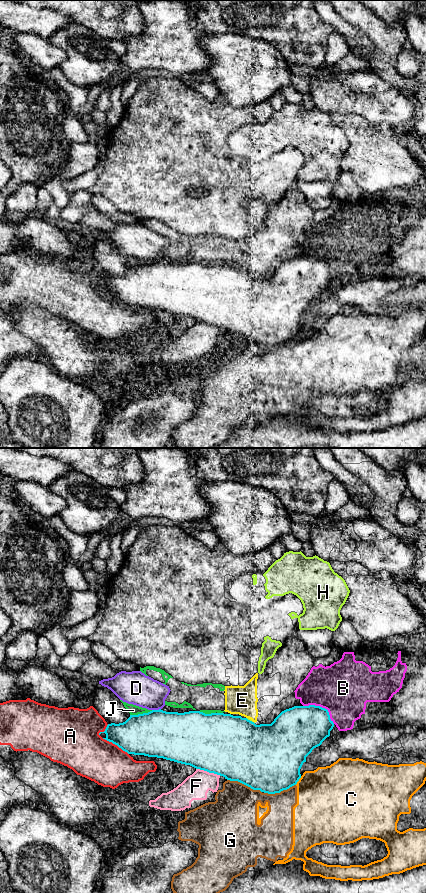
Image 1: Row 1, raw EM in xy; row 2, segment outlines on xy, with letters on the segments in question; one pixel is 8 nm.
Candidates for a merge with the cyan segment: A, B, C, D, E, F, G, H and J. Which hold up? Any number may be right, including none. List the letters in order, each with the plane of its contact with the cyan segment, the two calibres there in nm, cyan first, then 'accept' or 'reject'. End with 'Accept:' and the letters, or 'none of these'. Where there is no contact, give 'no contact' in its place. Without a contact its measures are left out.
A: xy | 340/360 nm | reject
B: xy | 380/440 nm | reject
C: xy | 460/440 nm | reject
D: xy | 380/260 nm | reject
E: no contact | reject
F: xy | 500/200 nm | reject
G: xy | 500/360 nm | reject
H: xy | 500/20 nm | reject
J: xy | 380/80 nm | accept
Accept: J

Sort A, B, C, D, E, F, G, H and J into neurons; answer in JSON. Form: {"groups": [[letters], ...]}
{"groups": [["A"], ["B"], ["C", "G"], ["D"], ["E"], ["F"], ["H"], ["J"]]}

